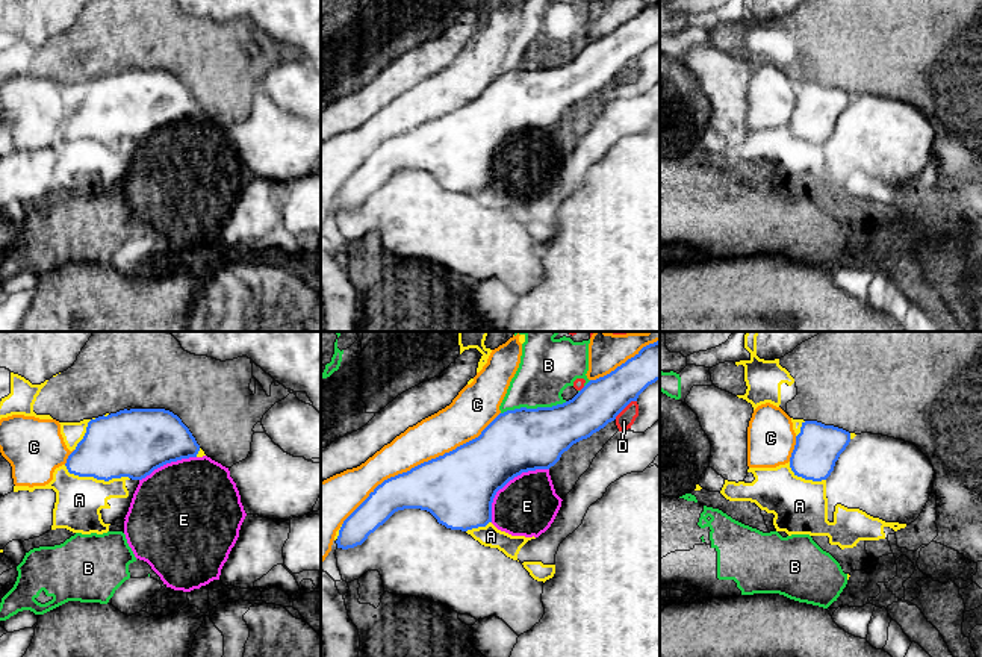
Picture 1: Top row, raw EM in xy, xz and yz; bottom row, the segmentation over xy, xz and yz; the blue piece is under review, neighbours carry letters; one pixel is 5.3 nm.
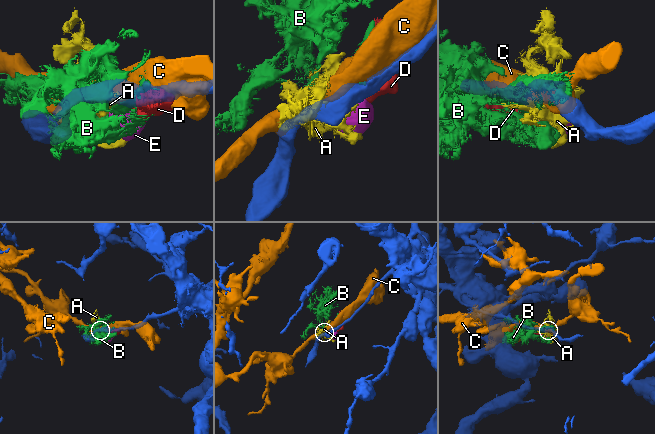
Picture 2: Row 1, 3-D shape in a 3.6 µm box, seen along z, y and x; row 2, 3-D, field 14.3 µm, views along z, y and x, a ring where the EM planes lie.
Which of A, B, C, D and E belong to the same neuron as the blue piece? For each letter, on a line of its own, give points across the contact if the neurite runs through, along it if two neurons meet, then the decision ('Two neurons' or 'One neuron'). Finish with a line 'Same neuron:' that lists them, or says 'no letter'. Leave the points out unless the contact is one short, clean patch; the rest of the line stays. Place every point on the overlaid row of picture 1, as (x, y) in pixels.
A: Two neurons
B: Two neurons
C: Two neurons
D: Two neurons
E: Two neurons
Same neuron: no letter

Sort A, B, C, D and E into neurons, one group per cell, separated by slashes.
A B D E / C

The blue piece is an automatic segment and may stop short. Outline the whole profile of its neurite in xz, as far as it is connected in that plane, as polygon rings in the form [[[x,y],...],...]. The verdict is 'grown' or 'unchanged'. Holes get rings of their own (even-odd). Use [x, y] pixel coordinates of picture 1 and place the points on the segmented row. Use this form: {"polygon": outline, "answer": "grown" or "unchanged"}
{"polygon": [[[660,341],[643,347],[610,374],[590,380],[572,400],[552,407],[514,409],[499,413],[478,437],[378,484],[343,521],[337,548],[362,545],[395,512],[421,509],[451,530],[468,531],[492,522],[492,503],[499,489],[522,472],[549,469],[573,444],[590,437],[652,383],[660,380]]], "answer": "unchanged"}

